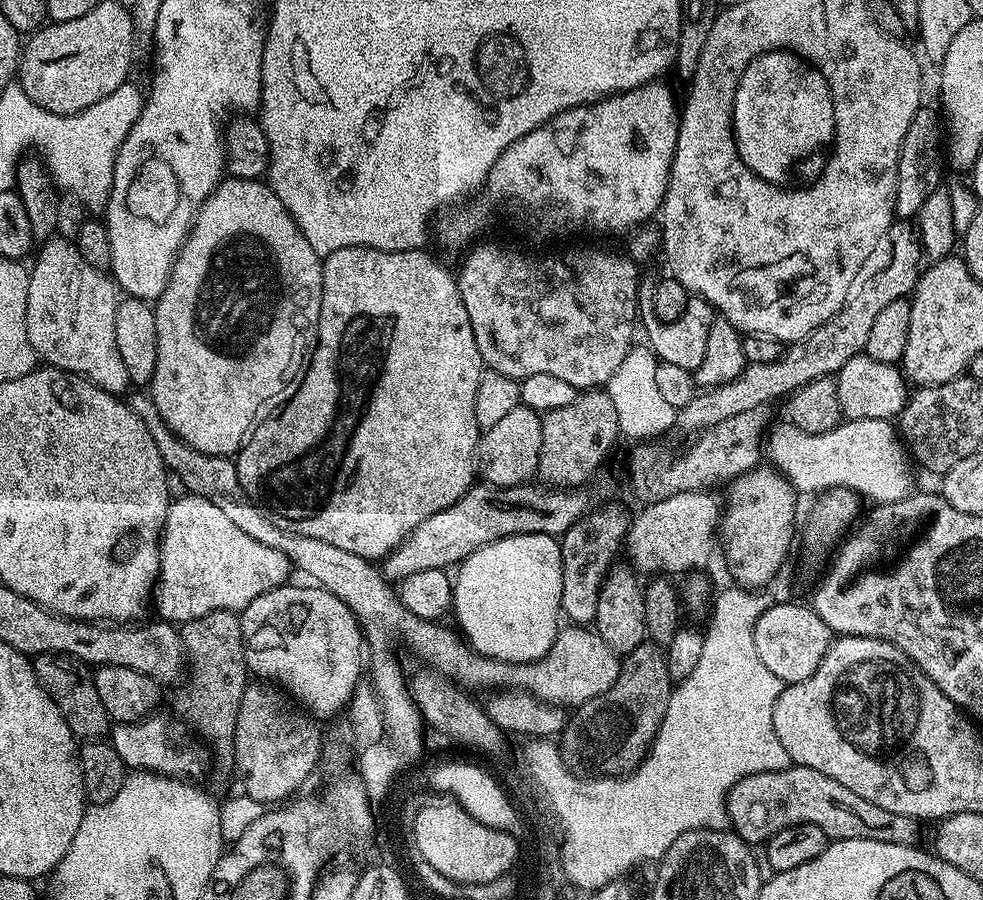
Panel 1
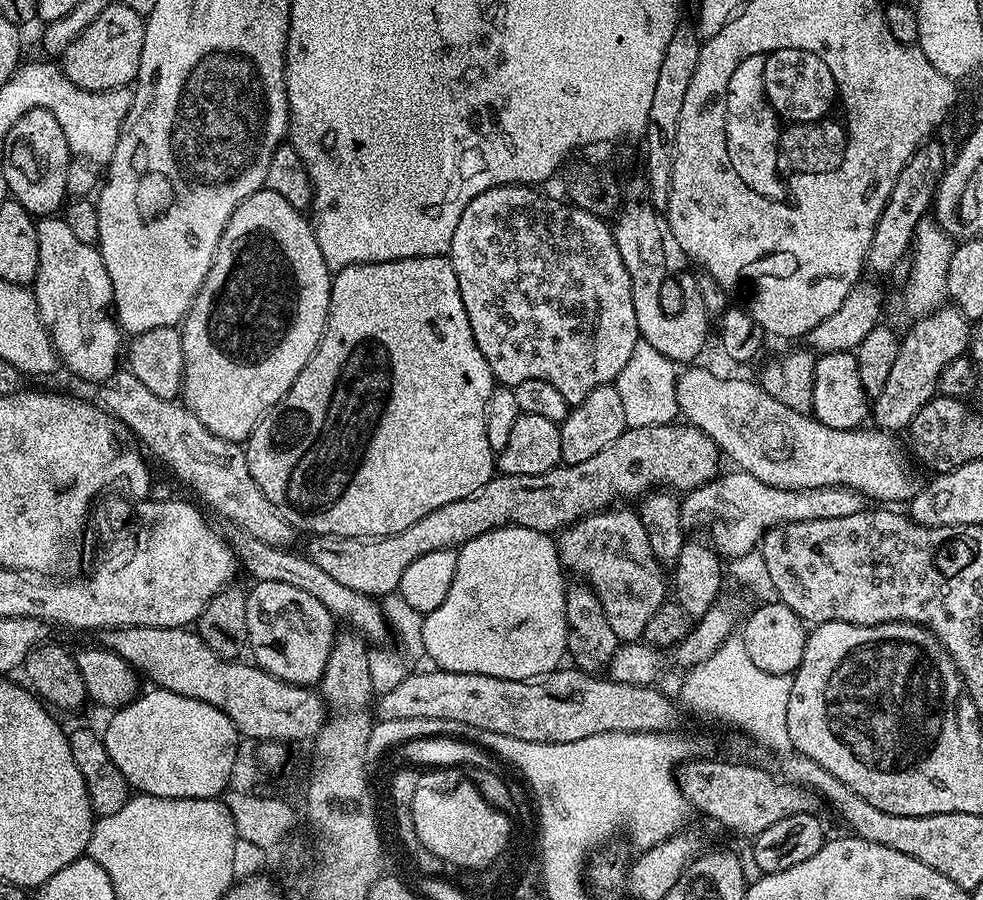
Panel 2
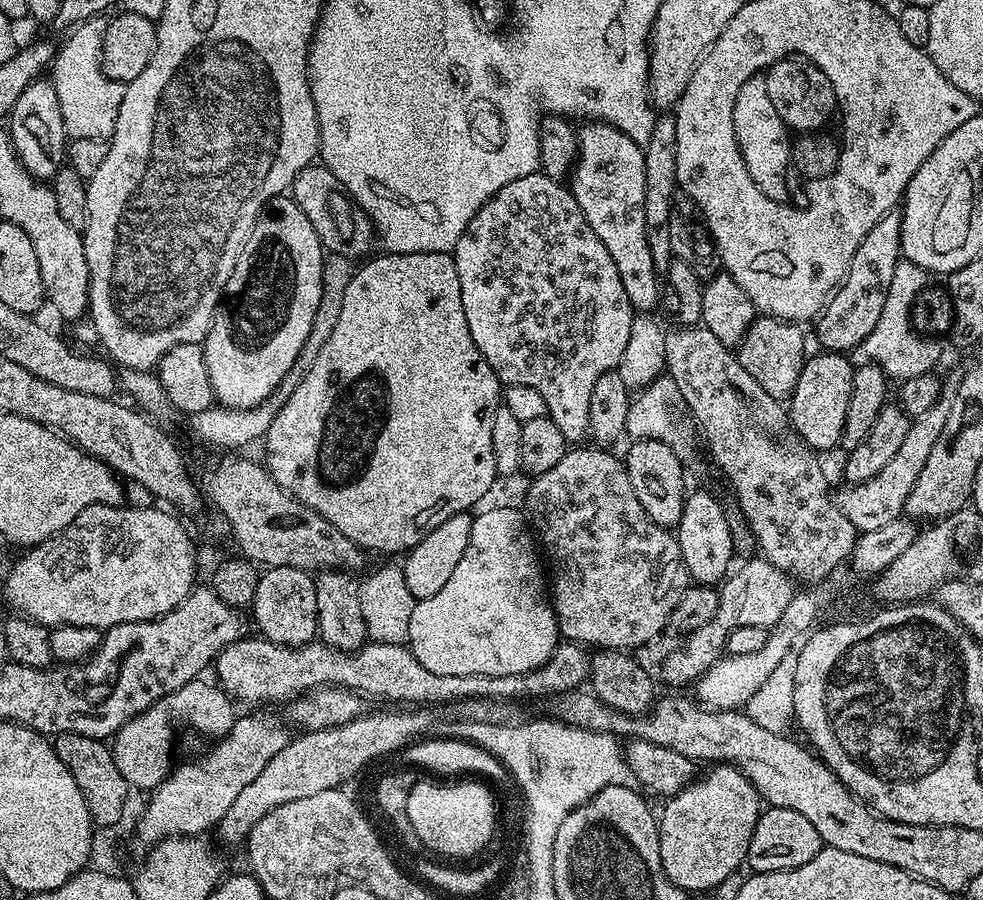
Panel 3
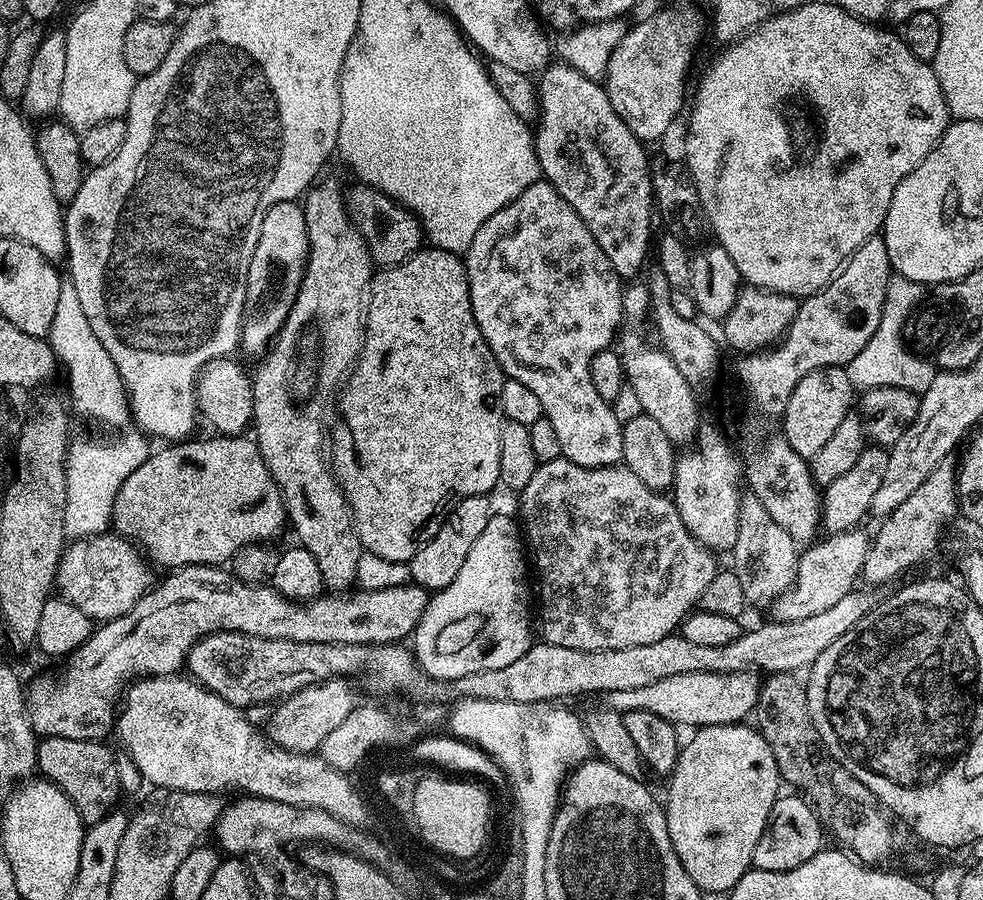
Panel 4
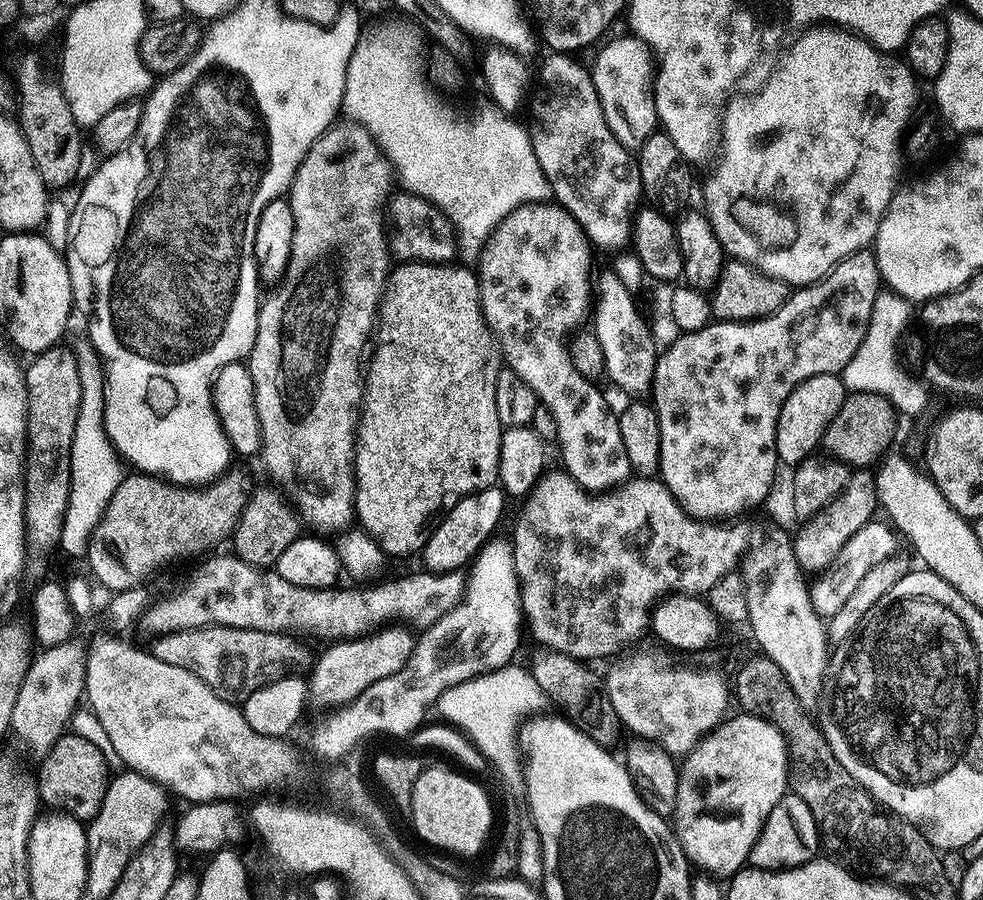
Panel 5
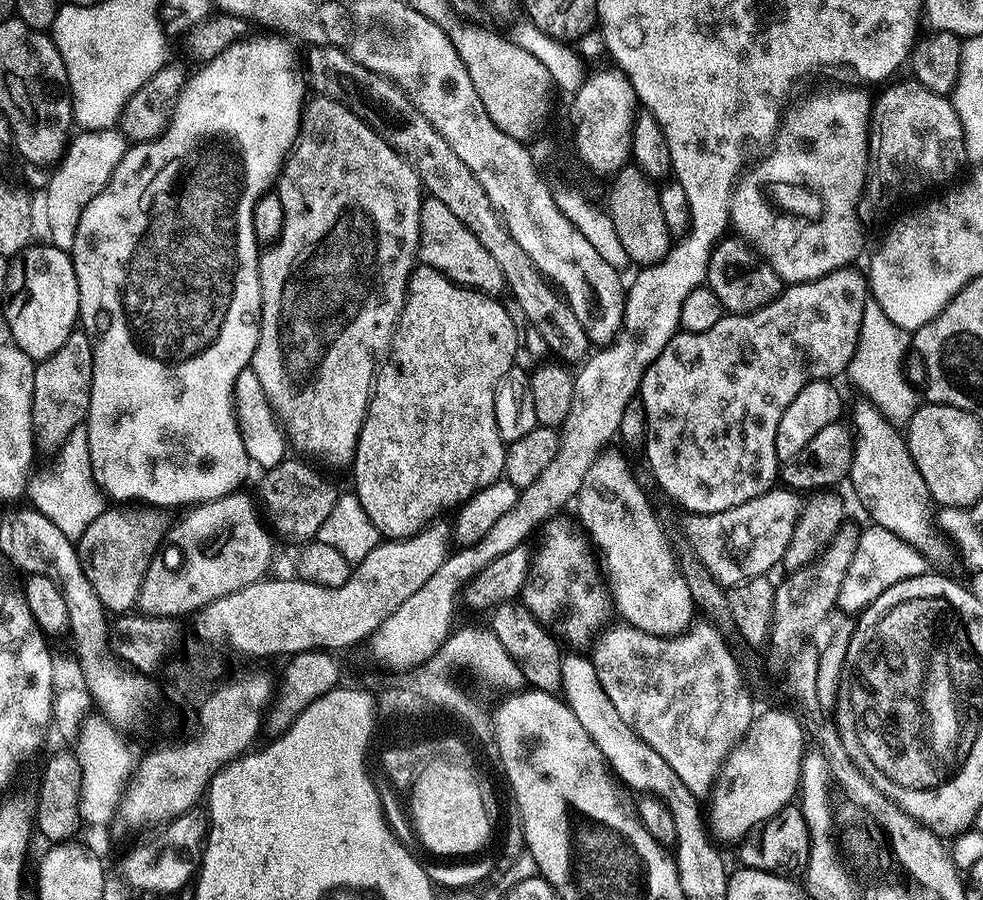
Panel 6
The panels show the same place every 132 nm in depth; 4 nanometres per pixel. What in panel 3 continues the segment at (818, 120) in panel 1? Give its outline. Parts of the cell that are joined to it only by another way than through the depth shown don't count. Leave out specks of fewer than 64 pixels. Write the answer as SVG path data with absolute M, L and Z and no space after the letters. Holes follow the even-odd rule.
M752 70L742 84L736 88L732 108L730 108L730 122L732 122L732 140L734 148L738 152L738 158L742 162L742 168L746 170L746 176L750 178L754 190L758 190L764 198L782 198L784 196L784 182L782 172L784 160L786 160L786 142L780 128L780 122L768 104L768 98L762 94L762 80L758 80L756 70Z

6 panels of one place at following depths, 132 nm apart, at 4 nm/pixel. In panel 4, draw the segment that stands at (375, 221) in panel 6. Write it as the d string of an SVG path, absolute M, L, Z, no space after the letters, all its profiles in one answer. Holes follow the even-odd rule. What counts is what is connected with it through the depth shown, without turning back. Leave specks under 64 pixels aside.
M324 180L312 185L308 189L302 200L304 217L306 218L306 230L308 231L308 265L302 278L302 286L298 290L298 298L294 298L294 306L286 318L286 322L278 330L276 339L272 341L267 352L264 353L259 361L260 369L254 372L252 376L252 389L254 390L254 410L252 411L252 424L254 425L254 439L260 448L260 457L266 462L278 490L282 494L282 502L286 513L287 523L290 528L296 531L299 547L310 550L314 562L318 562L318 570L322 572L322 582L325 589L332 594L344 594L356 584L356 570L358 558L362 551L360 539L356 533L356 527L352 524L352 511L348 505L348 499L340 489L340 483L333 476L329 461L326 459L326 424L324 428L324 419L328 416L328 407L333 407L334 401L338 396L338 389L345 383L346 377L352 371L356 358L360 354L360 349L366 339L366 289L371 285L374 275L374 265L372 256L368 253L366 242L362 238L360 229L352 222L352 217L348 215L346 207L346 196L340 192L340 184L336 180Z

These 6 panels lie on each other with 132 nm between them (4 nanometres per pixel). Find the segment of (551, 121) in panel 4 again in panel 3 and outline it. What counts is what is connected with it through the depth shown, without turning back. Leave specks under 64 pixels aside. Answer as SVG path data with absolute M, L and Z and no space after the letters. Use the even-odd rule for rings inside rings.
M589 121L585 125L577 133L579 150L570 174L570 191L591 229L614 258L633 311L646 314L657 307L660 286L646 242L644 149L609 124Z

